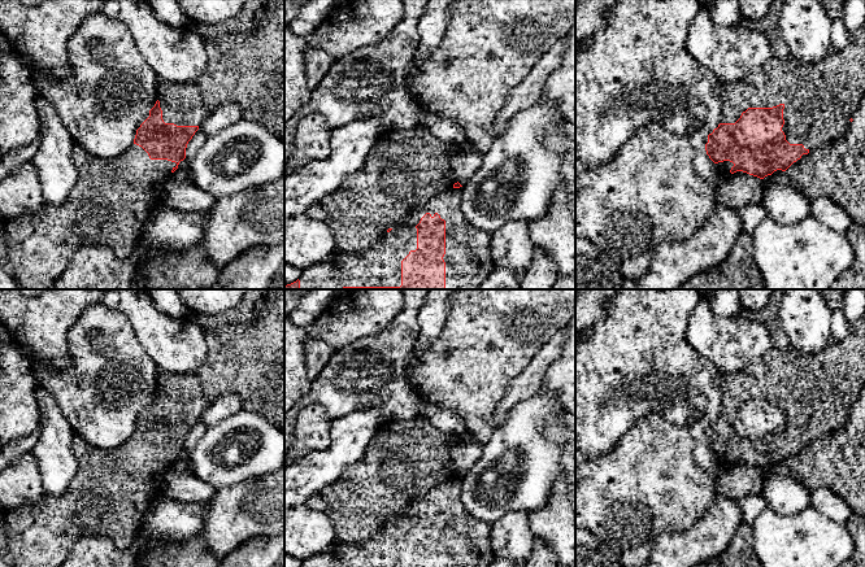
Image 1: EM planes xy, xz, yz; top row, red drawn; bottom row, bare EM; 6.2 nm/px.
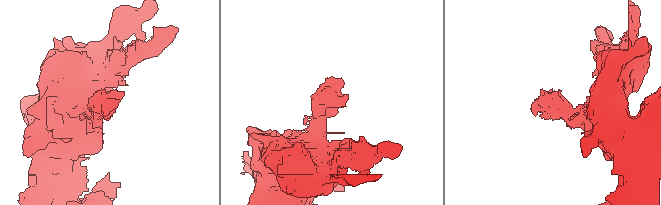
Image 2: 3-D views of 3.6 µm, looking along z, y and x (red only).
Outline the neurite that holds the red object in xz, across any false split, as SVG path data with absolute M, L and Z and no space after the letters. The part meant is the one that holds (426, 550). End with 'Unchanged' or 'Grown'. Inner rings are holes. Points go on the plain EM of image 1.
M462 476L432 489L408 514L388 519L374 536L361 544L334 544L327 550L301 561L300 567L488 567L494 559L491 523L478 520L464 507L460 494Z. Grown

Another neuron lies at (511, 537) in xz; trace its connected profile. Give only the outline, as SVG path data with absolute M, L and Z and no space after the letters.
M514 511L491 524L491 549L494 557L526 561L534 548L535 536L527 520L527 513Z

